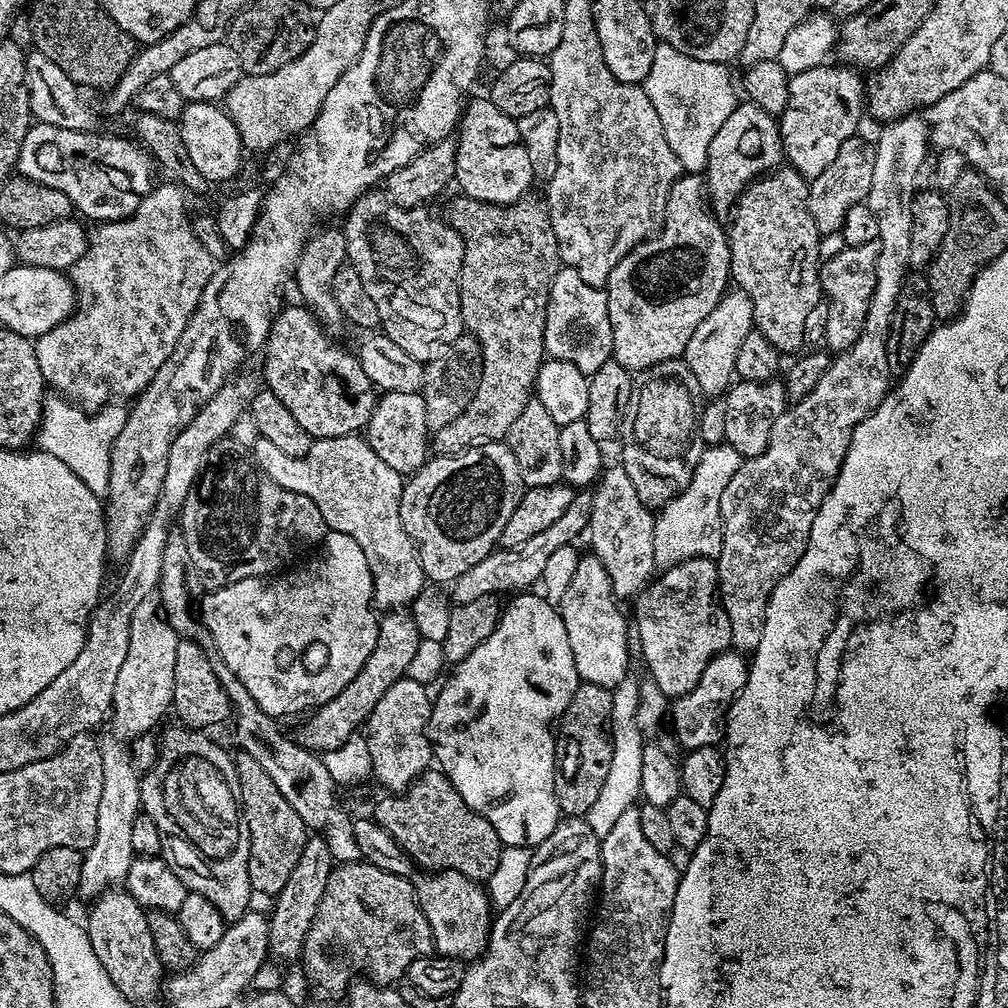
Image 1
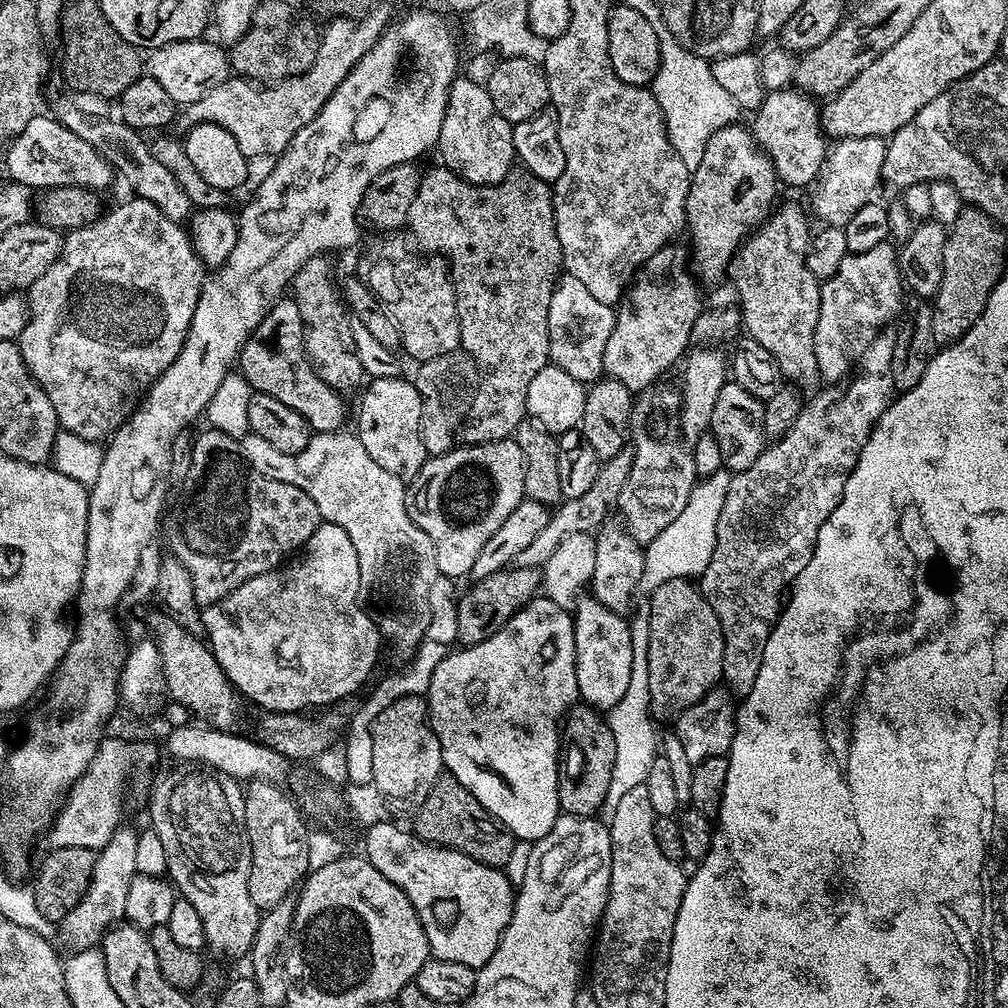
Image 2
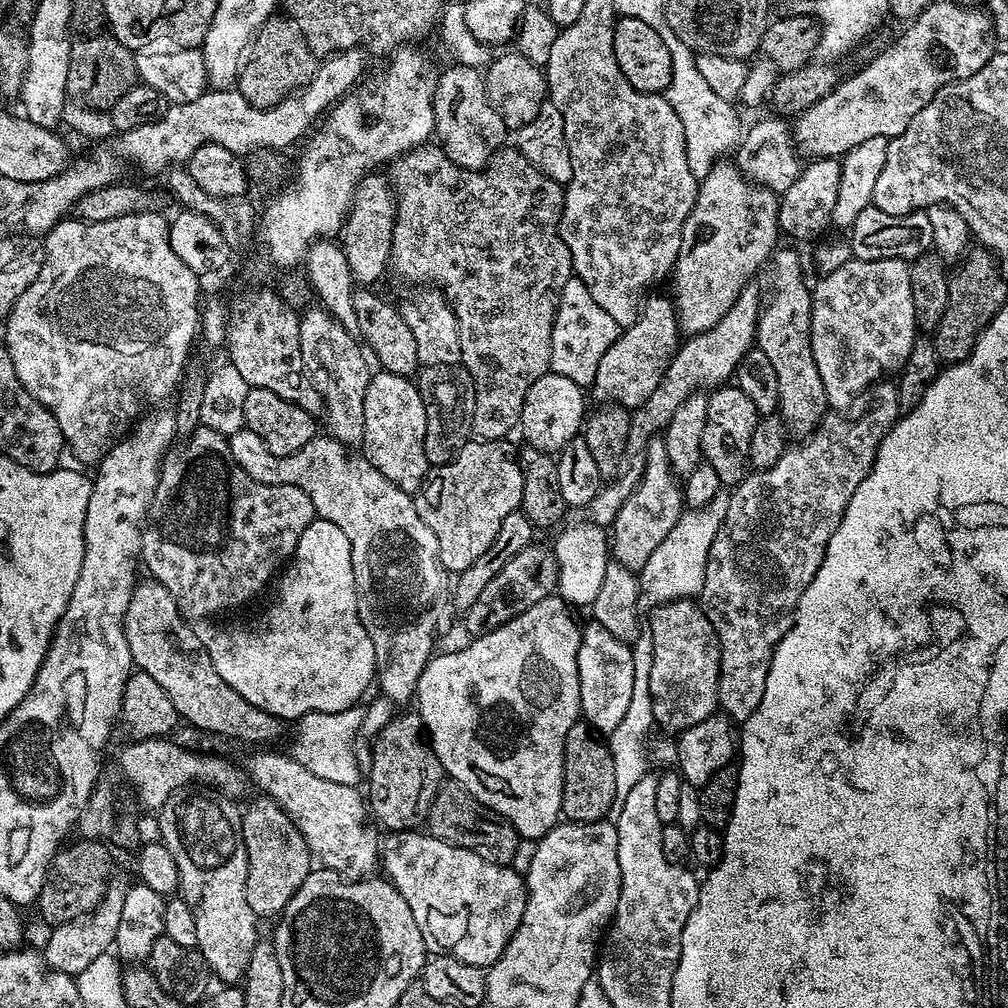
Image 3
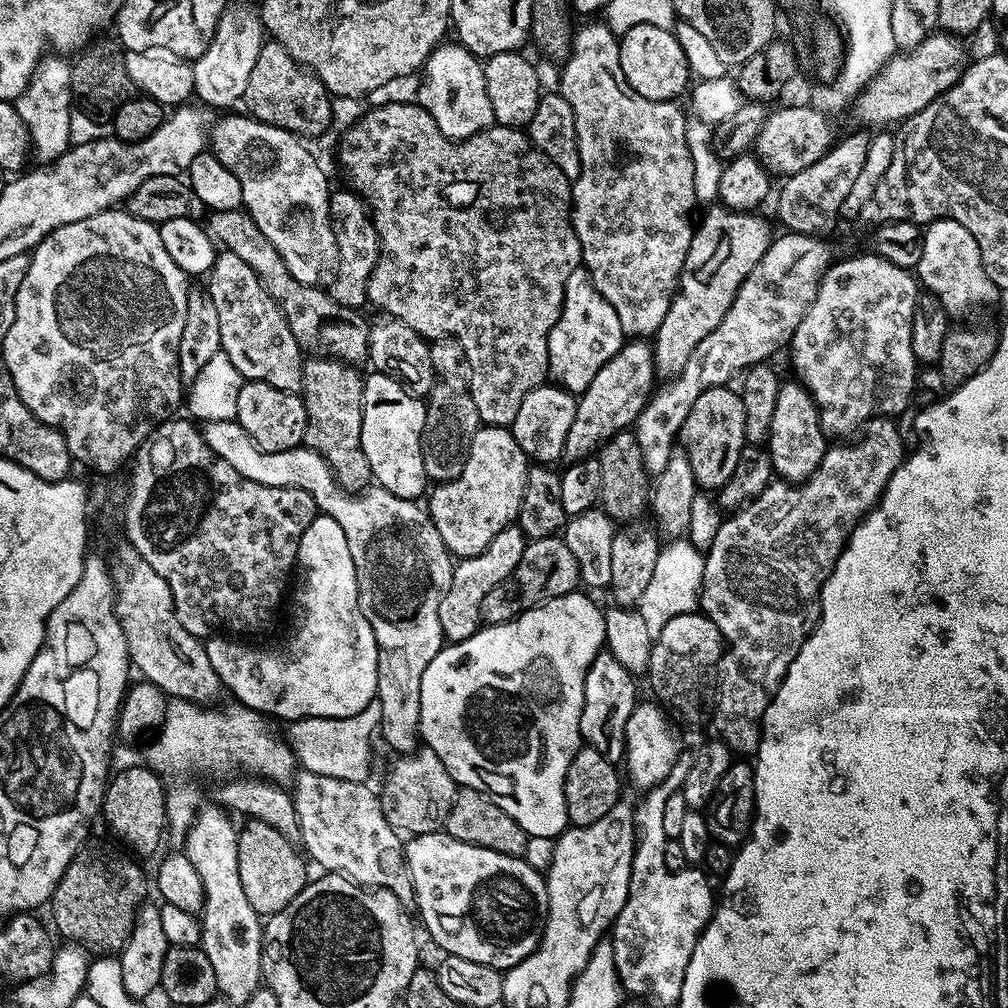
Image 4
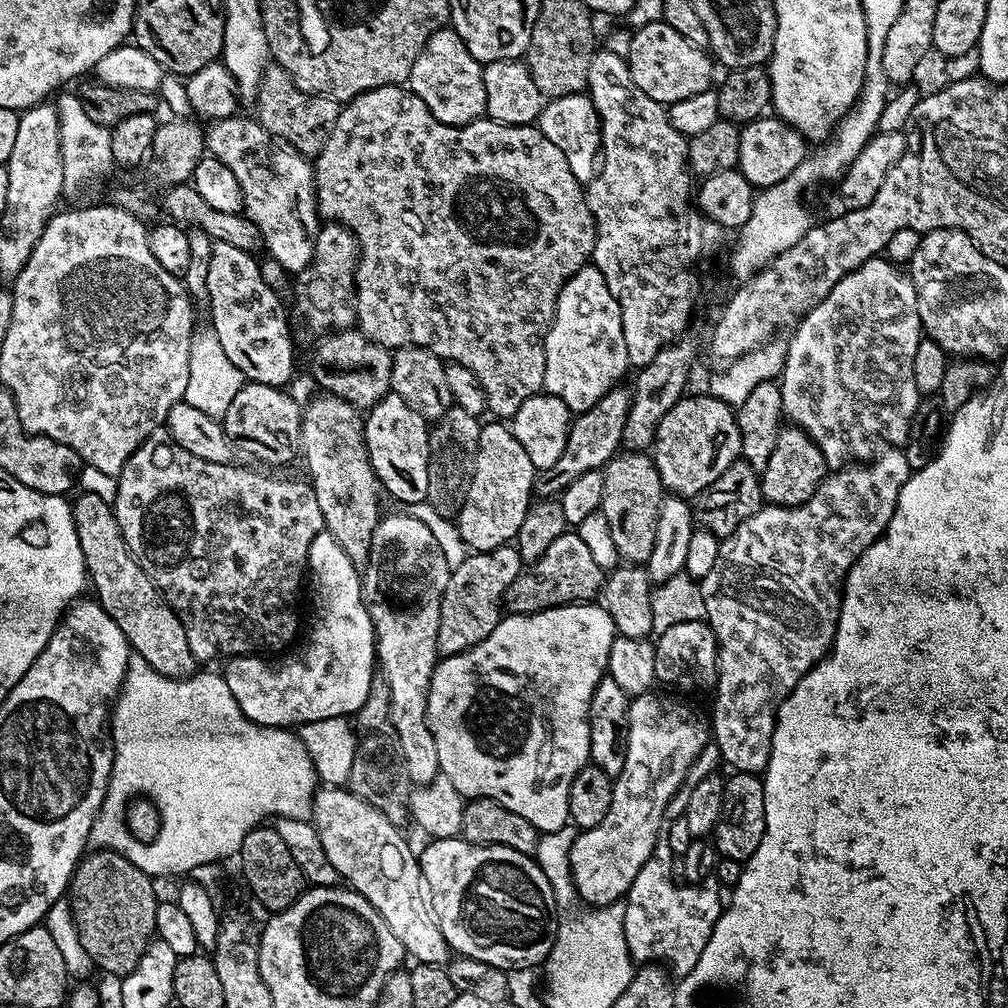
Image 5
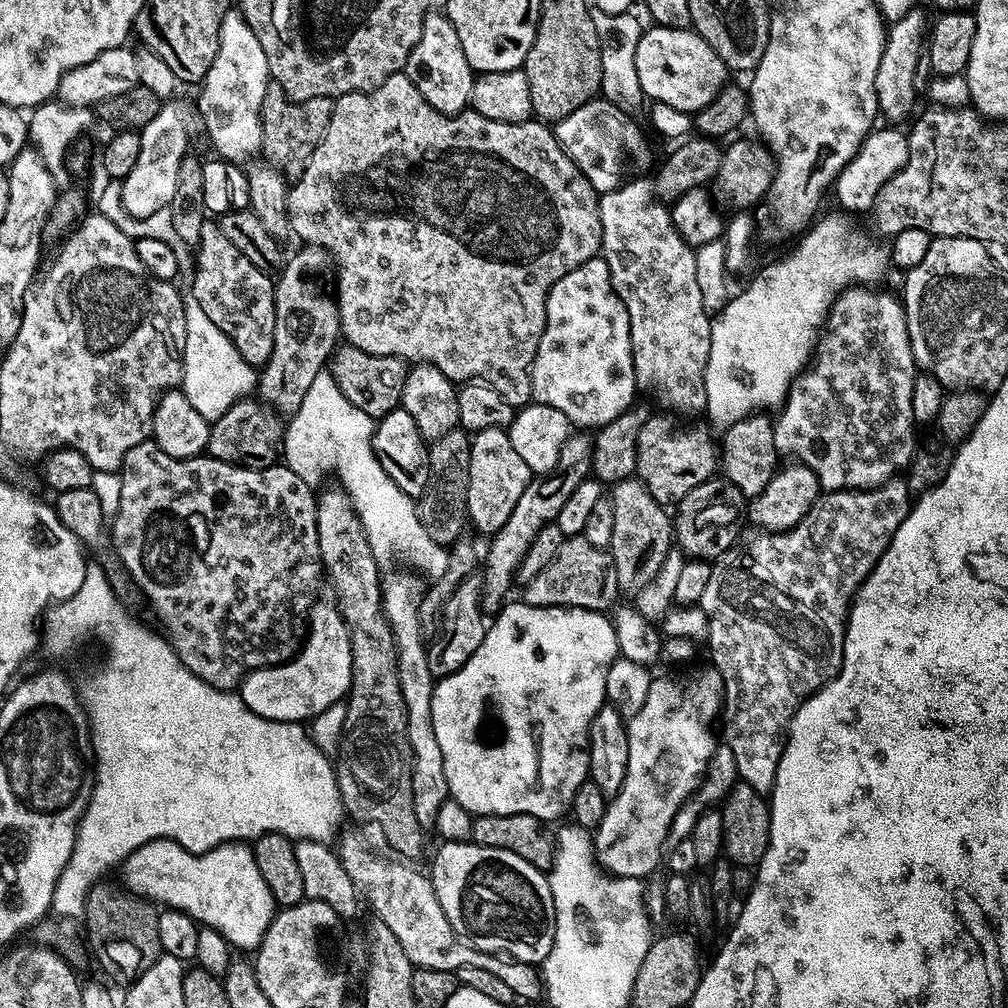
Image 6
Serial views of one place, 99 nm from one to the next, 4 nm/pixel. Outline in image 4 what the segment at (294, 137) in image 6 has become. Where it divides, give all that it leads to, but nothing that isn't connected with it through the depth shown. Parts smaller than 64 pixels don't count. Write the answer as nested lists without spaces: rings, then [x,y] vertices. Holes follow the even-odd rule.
[[[269,39],[261,46],[242,101],[247,115],[263,124],[278,126],[300,138],[320,136],[332,124],[333,97],[320,79],[302,67],[278,41]]]

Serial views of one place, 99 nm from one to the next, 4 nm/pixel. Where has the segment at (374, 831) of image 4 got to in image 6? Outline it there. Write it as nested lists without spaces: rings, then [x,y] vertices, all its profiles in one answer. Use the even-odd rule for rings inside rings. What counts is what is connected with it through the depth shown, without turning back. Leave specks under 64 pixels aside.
[[[348,830],[341,831],[338,837],[338,855],[363,903],[372,907],[371,915],[390,926],[394,938],[402,942],[402,950],[406,950],[406,958],[410,958],[413,966],[447,972],[475,966],[478,970],[494,974],[501,982],[506,982],[506,986],[510,986],[510,990],[514,990],[521,1001],[541,999],[541,973],[531,964],[523,964],[500,954],[479,952],[472,947],[464,937],[457,934],[454,926],[450,926],[446,914],[442,914],[442,906],[438,906],[431,879],[425,873],[423,876],[416,866],[403,859],[375,852],[358,833]]]

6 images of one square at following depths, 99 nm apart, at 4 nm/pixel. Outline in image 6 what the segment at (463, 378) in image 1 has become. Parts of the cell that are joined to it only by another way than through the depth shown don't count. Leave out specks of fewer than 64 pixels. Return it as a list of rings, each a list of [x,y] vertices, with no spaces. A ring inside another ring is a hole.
[[[457,430],[431,441],[428,450],[430,478],[426,490],[418,498],[416,513],[420,515],[426,534],[435,544],[451,546],[466,528],[468,520],[468,479],[470,478],[470,450],[472,442],[469,433]]]

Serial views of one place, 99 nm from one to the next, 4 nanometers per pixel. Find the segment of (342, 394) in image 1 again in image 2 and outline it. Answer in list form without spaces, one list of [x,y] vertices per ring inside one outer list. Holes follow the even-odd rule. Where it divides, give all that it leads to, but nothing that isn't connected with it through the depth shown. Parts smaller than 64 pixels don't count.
[[[281,298],[262,318],[255,332],[248,337],[238,357],[238,368],[248,379],[248,385],[262,394],[278,398],[278,402],[298,410],[313,433],[339,432],[344,424],[345,397],[320,381],[304,349],[304,323],[295,299]]]

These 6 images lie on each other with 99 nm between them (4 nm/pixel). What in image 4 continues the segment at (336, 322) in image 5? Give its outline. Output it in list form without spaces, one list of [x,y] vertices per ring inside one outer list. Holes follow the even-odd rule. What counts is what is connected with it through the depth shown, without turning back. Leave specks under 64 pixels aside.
[[[355,190],[347,191],[348,192],[333,191],[329,202],[329,214],[332,219],[333,232],[337,238],[338,258],[340,259],[336,276],[330,285],[330,295],[335,298],[337,304],[360,310],[365,307],[368,299],[368,279],[380,257],[380,239],[376,233],[376,227],[372,224],[372,217],[367,204],[364,202],[364,197]]]

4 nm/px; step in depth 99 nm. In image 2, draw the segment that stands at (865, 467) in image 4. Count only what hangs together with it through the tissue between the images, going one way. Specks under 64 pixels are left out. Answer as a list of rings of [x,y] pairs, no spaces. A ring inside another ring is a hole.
[[[887,335],[877,336],[866,350],[858,365],[858,372],[864,376],[853,375],[843,385],[845,388],[841,392],[817,391],[817,396],[803,405],[797,420],[786,429],[784,436],[769,443],[754,466],[732,477],[730,490],[726,494],[726,506],[722,506],[722,514],[718,518],[714,558],[710,558],[710,566],[698,577],[698,587],[706,602],[710,602],[714,614],[718,614],[718,622],[724,634],[722,680],[737,697],[743,698],[750,694],[754,678],[758,678],[758,670],[762,670],[762,654],[766,654],[766,642],[772,627],[780,618],[786,593],[791,589],[796,576],[806,570],[818,542],[818,530],[822,530],[838,506],[846,482],[868,444],[873,428],[897,395],[892,377],[894,339]]]

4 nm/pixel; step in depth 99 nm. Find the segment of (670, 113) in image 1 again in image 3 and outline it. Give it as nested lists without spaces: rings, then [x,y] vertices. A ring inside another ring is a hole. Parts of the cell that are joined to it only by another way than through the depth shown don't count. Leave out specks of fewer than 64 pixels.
[[[674,30],[664,32],[662,42],[666,42],[672,64],[671,84],[664,94],[682,122],[690,172],[699,182],[704,180],[706,174],[719,159],[739,145],[742,127],[740,128],[740,120],[733,109],[735,108],[733,103],[719,98],[718,94],[707,85],[702,74],[698,72],[695,52],[677,38]],[[728,150],[729,152],[727,152]]]

